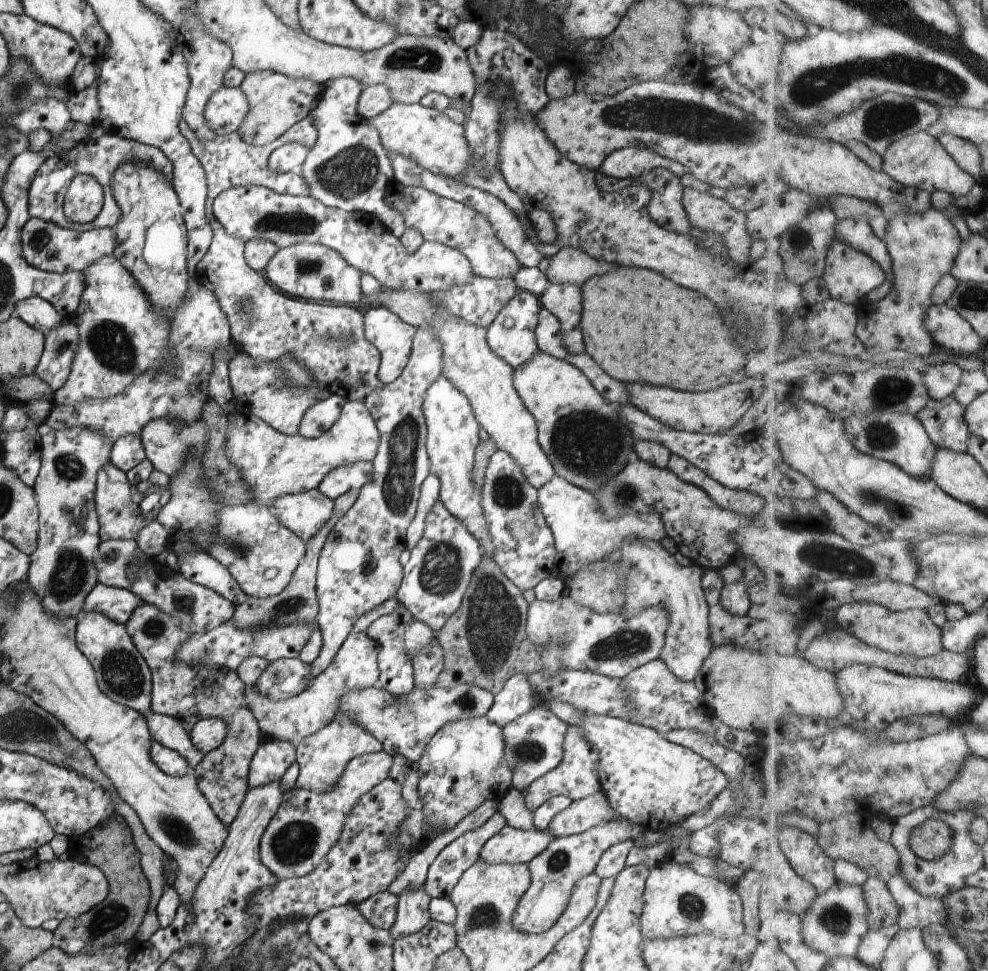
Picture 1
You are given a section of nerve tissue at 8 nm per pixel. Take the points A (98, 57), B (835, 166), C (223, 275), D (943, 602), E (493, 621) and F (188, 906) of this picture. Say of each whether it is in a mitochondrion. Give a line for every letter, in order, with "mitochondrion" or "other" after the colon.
A: other
B: other
C: other
D: other
E: mitochondrion
F: other

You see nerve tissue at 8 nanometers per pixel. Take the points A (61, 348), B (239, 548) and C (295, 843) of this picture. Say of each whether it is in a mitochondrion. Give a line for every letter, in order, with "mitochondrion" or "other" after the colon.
A: mitochondrion
B: mitochondrion
C: mitochondrion

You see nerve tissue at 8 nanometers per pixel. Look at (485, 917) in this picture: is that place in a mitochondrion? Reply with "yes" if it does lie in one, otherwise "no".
yes

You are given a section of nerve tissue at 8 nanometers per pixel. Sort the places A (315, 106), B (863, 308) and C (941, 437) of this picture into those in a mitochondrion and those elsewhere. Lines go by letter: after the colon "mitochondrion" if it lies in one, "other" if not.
A: other
B: other
C: other

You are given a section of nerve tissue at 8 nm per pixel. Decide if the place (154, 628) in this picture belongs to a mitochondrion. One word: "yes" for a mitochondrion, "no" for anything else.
yes

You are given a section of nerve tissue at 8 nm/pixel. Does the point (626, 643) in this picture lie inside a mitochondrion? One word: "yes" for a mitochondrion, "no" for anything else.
yes

